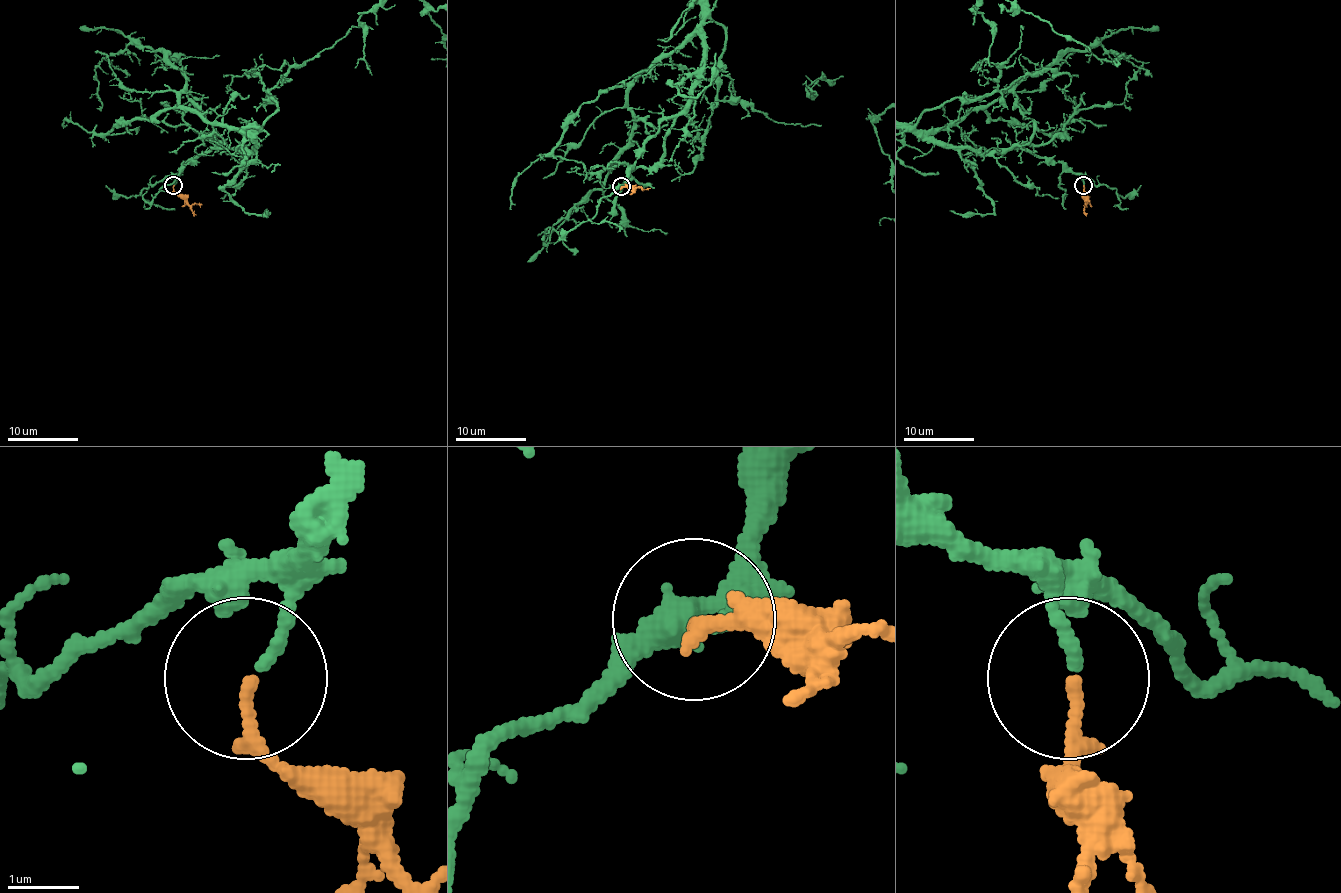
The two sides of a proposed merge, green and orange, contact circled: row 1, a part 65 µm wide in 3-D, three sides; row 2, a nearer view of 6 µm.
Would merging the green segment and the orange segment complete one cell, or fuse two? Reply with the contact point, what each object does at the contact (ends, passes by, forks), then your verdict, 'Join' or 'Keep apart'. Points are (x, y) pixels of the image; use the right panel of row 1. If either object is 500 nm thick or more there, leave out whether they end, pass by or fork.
Place: (1083, 185). At the ring green ends. At the ring orange ends. Join

